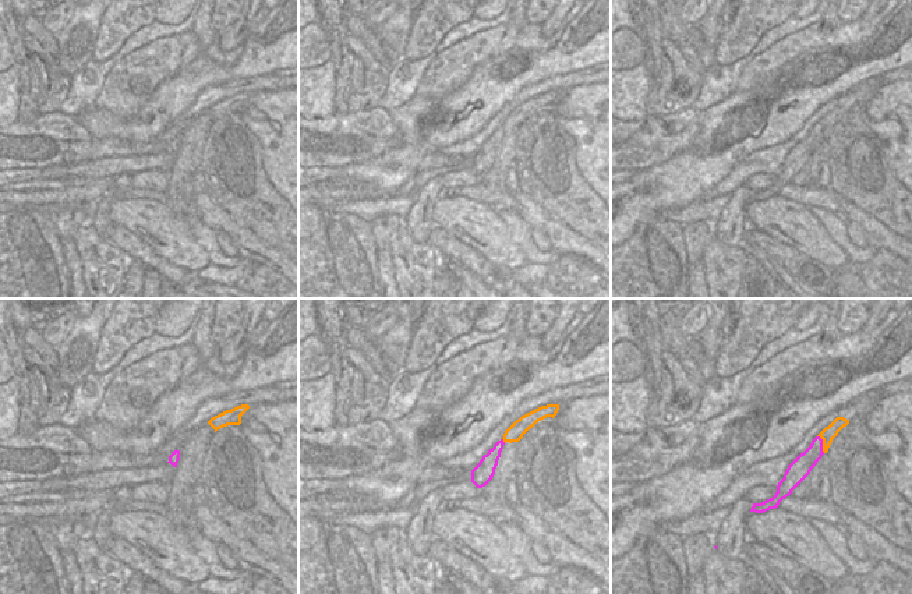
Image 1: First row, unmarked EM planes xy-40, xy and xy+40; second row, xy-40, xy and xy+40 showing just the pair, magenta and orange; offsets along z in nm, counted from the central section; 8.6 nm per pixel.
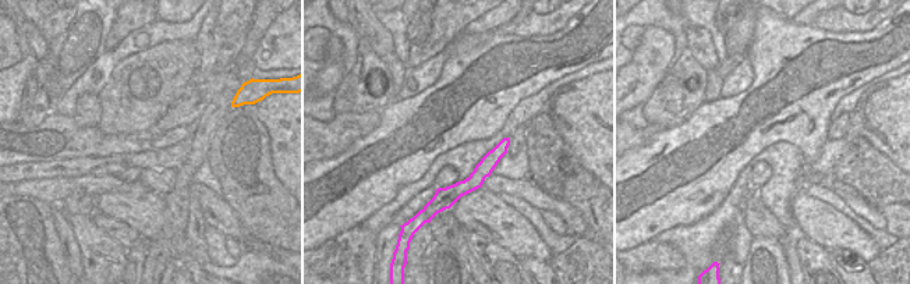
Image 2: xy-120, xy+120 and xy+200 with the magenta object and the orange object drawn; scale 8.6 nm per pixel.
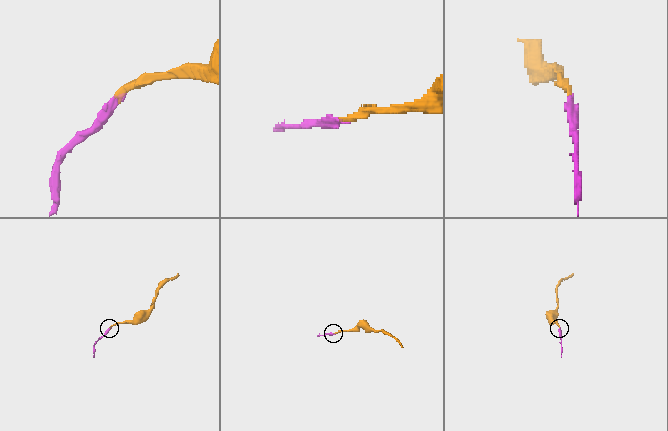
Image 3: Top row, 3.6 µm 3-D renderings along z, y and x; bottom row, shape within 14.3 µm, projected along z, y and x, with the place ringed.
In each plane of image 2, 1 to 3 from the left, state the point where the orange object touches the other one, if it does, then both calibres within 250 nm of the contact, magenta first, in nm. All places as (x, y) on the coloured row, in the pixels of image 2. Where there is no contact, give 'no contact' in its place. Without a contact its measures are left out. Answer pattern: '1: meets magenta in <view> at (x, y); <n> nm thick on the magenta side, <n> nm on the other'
1: no contact
2: no contact
3: no contact

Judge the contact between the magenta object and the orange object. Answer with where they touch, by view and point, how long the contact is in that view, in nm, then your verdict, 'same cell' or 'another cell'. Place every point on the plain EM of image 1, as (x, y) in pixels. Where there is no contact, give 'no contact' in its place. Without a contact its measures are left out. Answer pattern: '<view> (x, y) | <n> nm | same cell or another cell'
xy+40 (822, 131) | 170 nm | same cell

